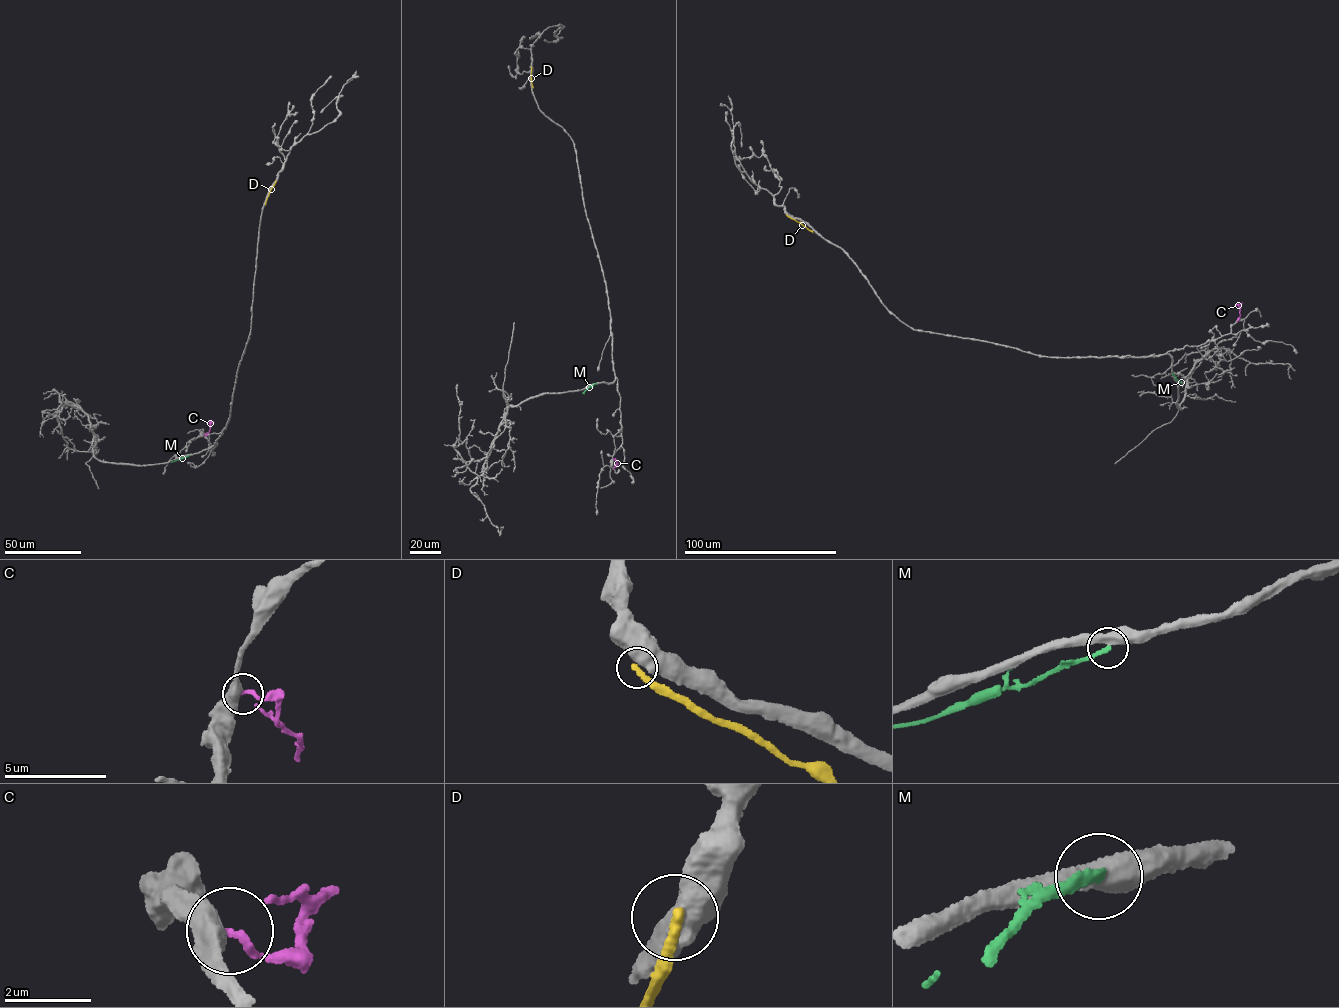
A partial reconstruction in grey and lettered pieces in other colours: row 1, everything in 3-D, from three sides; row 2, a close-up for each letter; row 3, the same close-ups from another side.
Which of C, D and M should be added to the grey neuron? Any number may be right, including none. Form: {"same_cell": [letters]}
{"same_cell": []}

